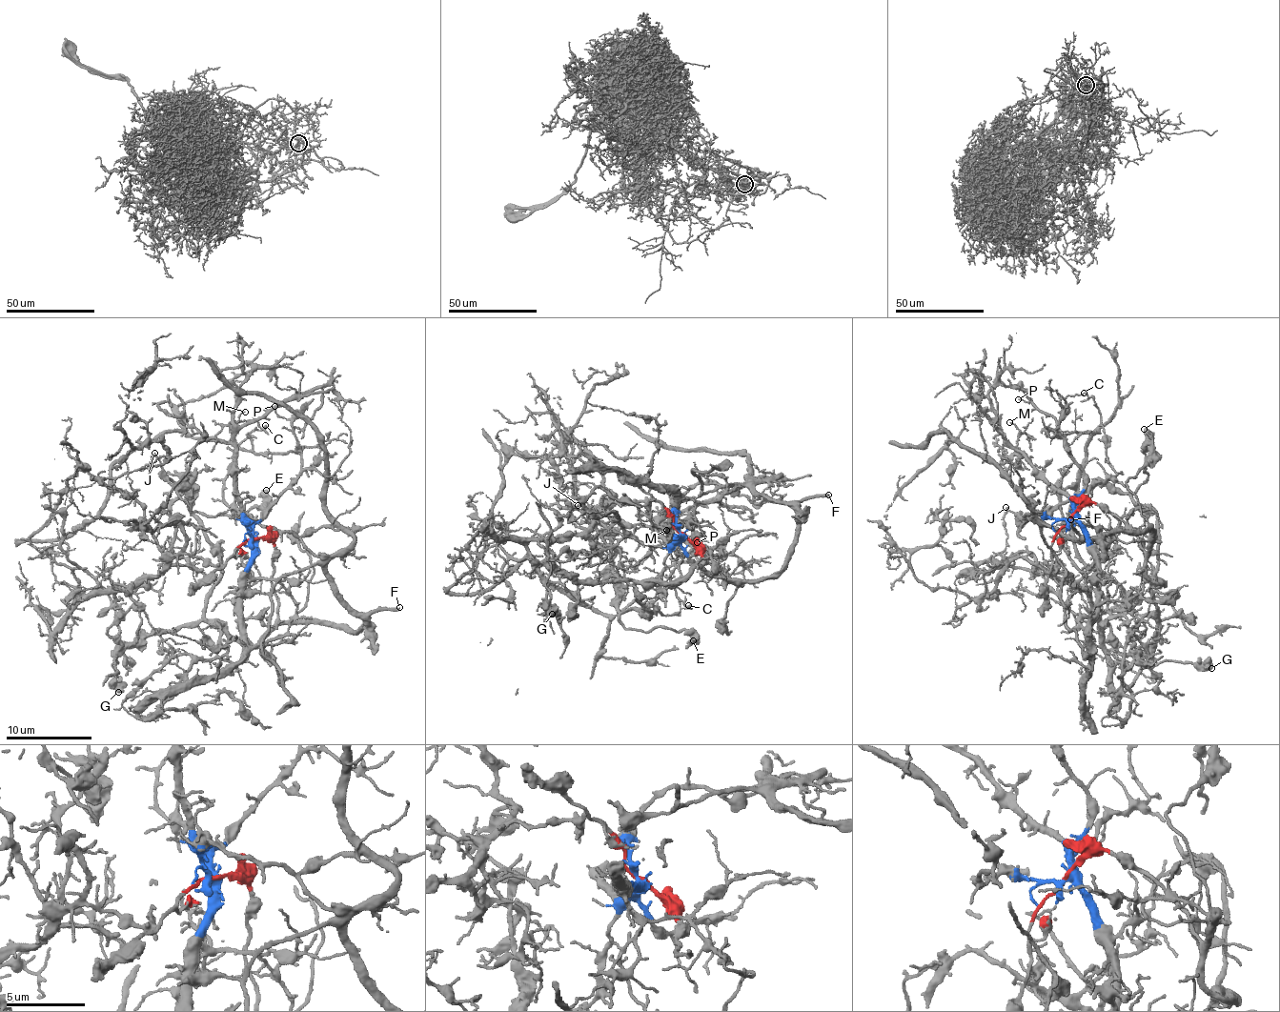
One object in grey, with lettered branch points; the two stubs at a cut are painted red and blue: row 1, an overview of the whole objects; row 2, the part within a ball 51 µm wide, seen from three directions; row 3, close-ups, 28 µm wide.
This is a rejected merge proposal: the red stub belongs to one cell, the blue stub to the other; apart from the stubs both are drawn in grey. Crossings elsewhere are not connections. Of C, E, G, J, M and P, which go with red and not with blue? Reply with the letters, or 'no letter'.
E, G, J

